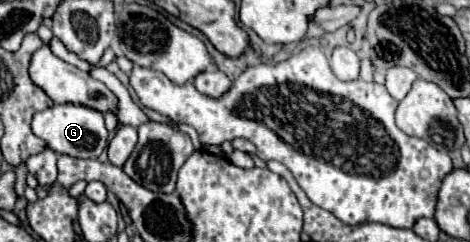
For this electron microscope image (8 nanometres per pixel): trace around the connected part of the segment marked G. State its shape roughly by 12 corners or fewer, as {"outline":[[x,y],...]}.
{"outline":[[72,103],[32,119],[50,149],[98,157],[108,143],[104,115]]}

